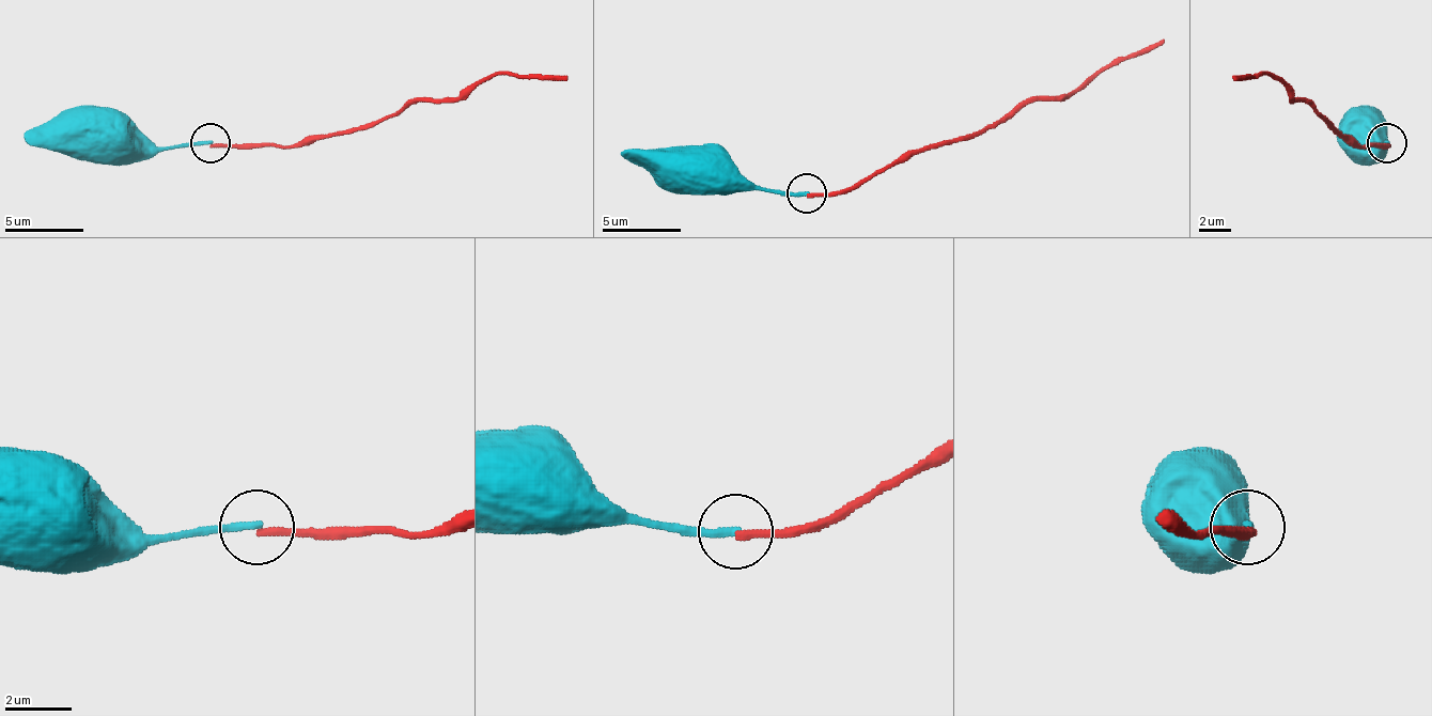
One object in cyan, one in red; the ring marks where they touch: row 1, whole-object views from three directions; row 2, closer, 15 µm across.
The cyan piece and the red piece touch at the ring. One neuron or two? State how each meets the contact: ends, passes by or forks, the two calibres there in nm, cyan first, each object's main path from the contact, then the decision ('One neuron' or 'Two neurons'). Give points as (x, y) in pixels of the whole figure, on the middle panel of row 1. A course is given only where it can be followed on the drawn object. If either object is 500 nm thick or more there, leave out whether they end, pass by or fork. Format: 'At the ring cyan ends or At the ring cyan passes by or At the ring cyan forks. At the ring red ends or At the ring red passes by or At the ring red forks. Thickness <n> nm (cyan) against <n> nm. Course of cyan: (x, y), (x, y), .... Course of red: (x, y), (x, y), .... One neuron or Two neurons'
At the ring cyan ends. At the ring red ends. Thickness 240 nm (cyan) against 240 nm. Course of cyan: (806, 195), (746, 186), (706, 151), (695, 158). Course of red: (806, 195), (845, 195), (920, 151), (973, 139), (1036, 99), (1063, 99), (1163, 40). Two neurons

